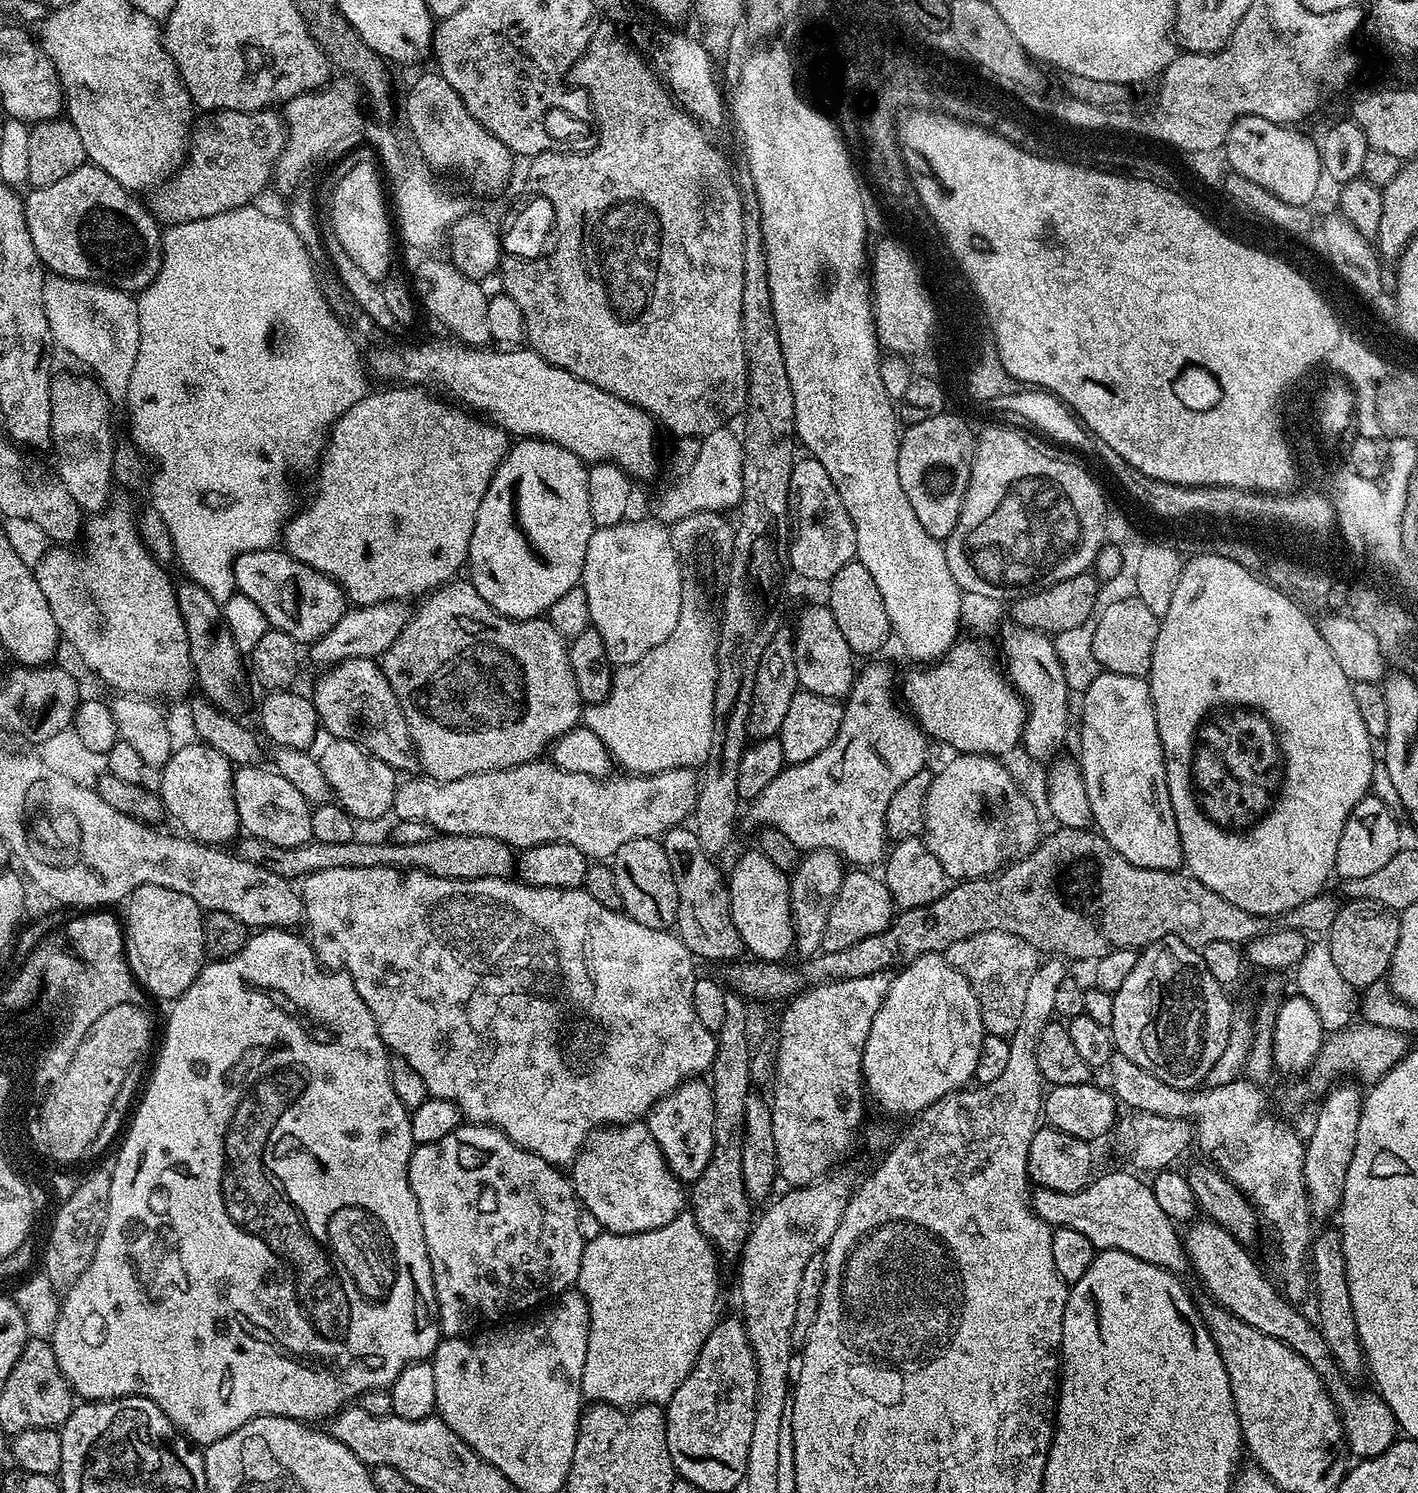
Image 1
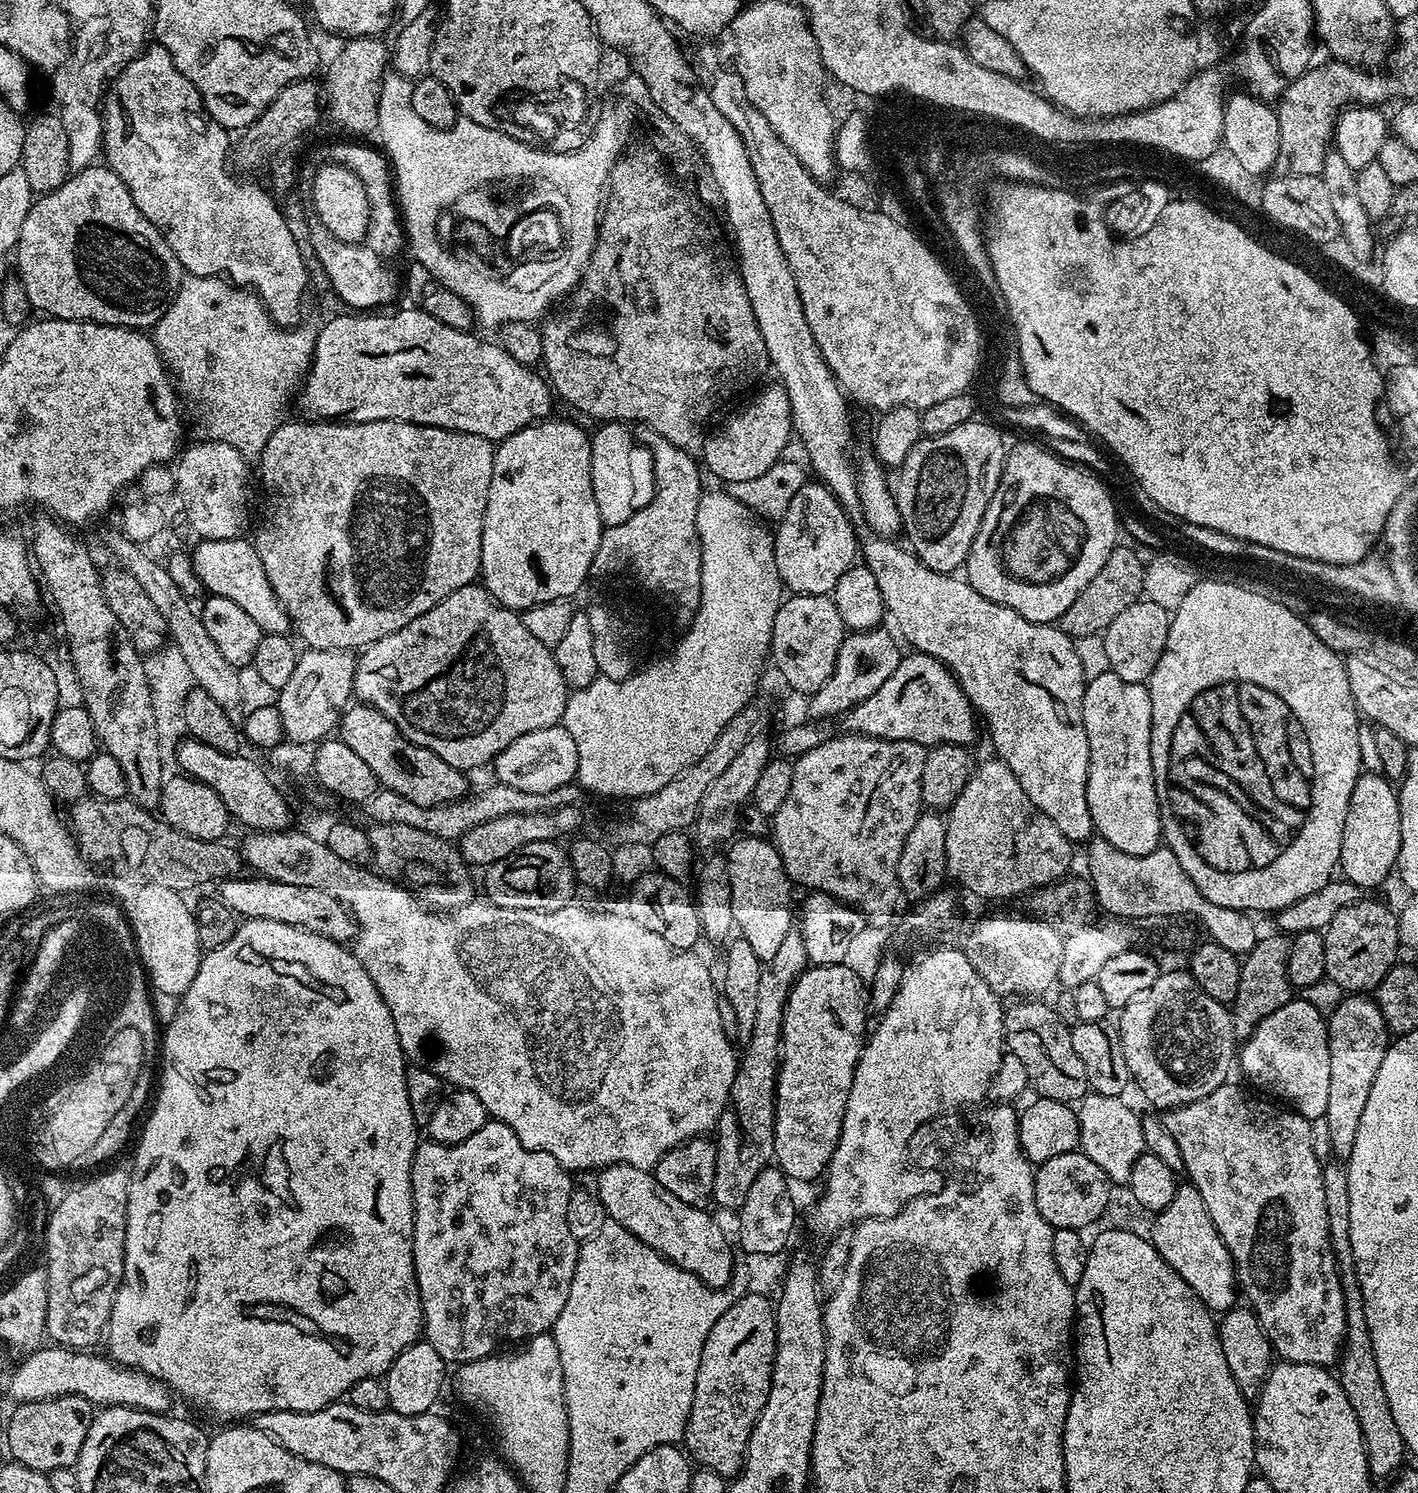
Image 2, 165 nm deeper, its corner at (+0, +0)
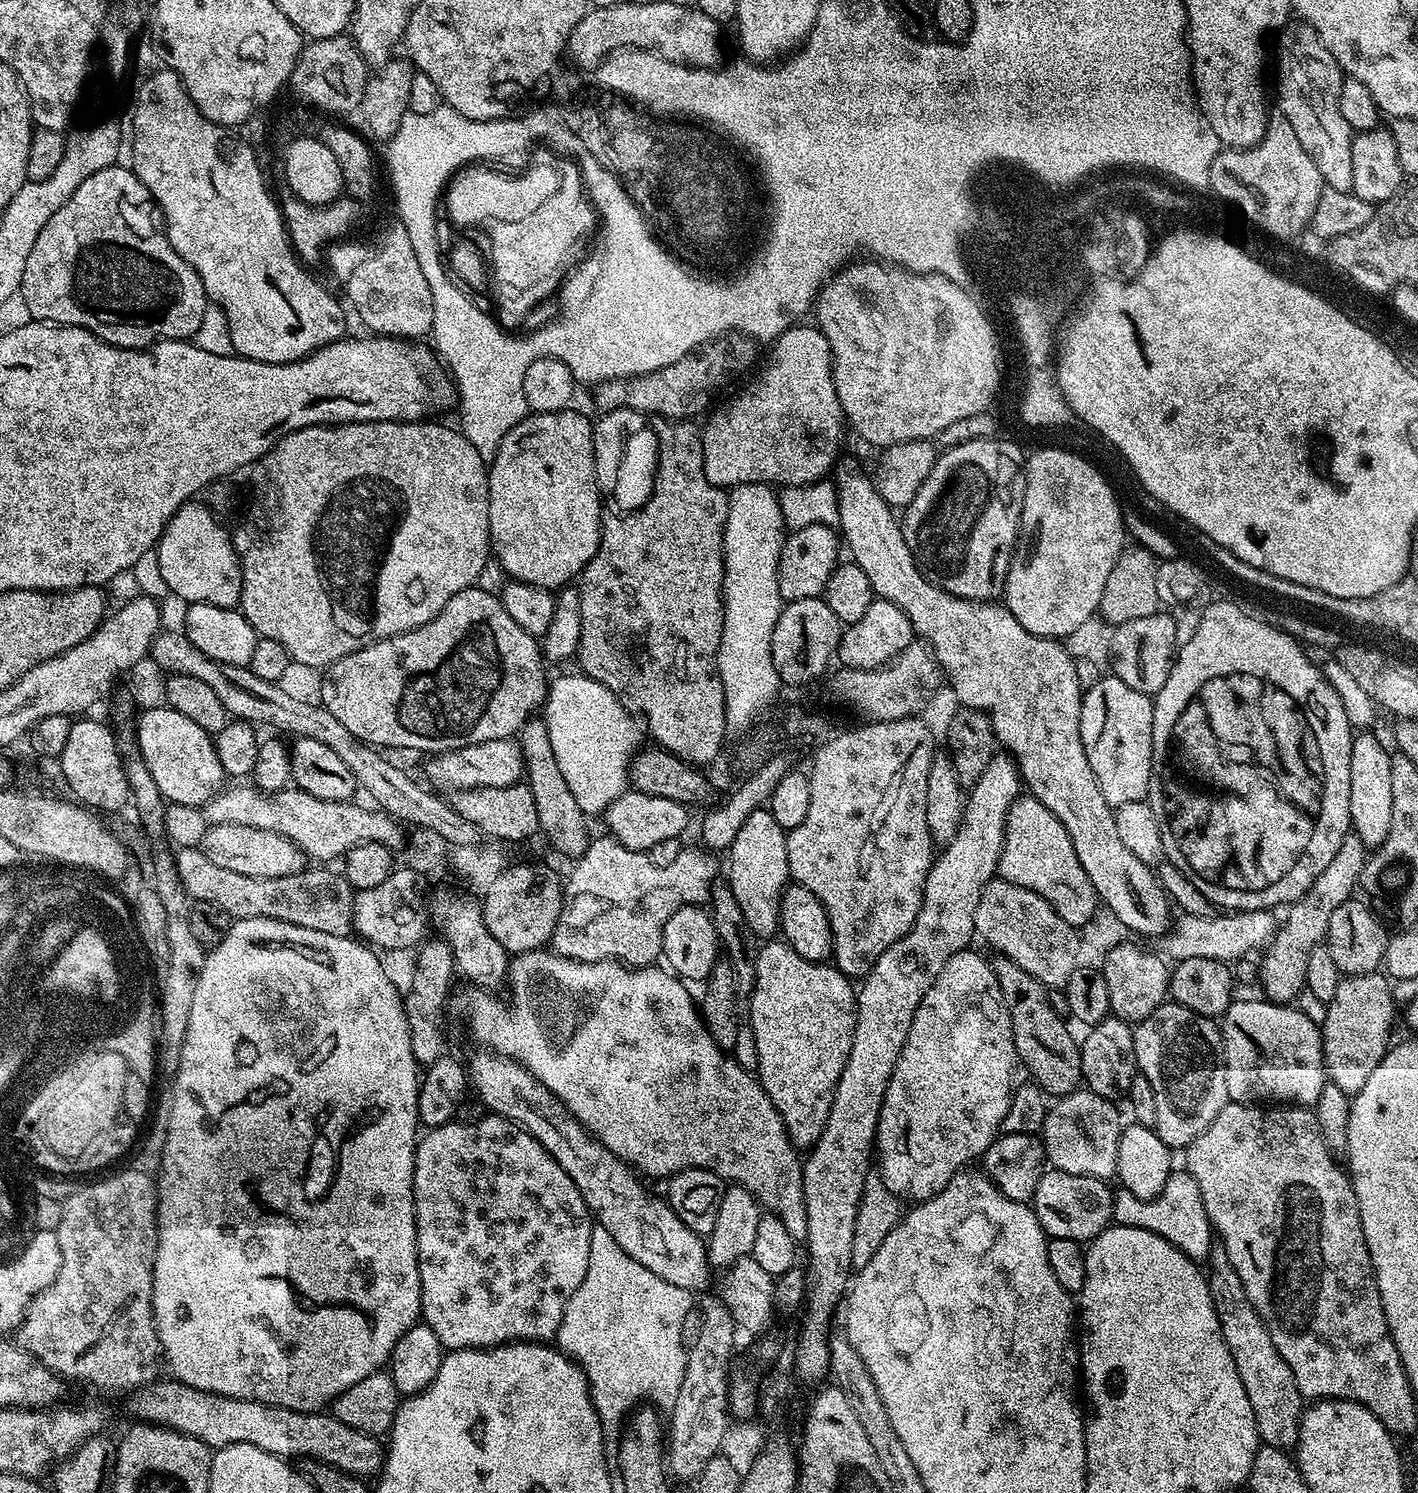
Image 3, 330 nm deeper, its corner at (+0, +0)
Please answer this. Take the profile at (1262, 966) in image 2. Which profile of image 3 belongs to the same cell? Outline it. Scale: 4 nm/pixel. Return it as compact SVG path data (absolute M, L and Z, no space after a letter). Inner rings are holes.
M1355 834L1342 838L1342 846L1334 853L1330 866L1314 878L1310 890L1302 894L1297 900L1287 905L1288 917L1282 920L1272 943L1263 949L1264 956L1258 960L1258 984L1264 987L1263 995L1268 998L1296 998L1306 988L1307 964L1315 947L1323 945L1328 935L1330 917L1342 902L1353 899L1357 891L1360 875L1364 869L1364 862L1370 855L1369 849L1364 847Z

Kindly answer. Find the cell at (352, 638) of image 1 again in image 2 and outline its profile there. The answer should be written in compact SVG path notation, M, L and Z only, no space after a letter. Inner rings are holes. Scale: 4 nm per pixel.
M305 649L299 653L292 677L279 689L276 705L285 737L294 743L317 743L339 725L343 710L354 694L355 655L347 649Z

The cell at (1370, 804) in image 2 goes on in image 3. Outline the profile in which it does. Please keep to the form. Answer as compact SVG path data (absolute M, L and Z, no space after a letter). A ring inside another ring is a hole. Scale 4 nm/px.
M1368 730L1352 737L1350 750L1350 825L1351 831L1371 850L1377 848L1390 830L1390 762L1391 751L1384 749L1384 744Z

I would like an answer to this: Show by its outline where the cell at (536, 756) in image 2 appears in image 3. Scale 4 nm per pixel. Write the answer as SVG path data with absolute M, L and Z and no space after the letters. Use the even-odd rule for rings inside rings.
M515 739L478 742L465 748L455 748L452 752L442 752L431 757L424 768L424 776L433 789L441 793L455 794L468 788L486 786L510 786L525 775L523 752ZM432 784L433 785L432 785ZM441 788L441 789L440 789Z

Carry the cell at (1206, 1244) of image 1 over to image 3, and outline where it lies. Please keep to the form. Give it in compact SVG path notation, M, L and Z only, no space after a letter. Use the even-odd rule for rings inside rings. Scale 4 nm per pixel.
M1173 1170L1162 1194L1158 1194L1153 1200L1134 1198L1134 1194L1117 1191L1112 1198L1112 1219L1116 1224L1150 1230L1166 1238L1166 1242L1197 1262L1207 1261L1214 1247L1214 1233L1206 1214L1206 1206L1202 1202L1202 1190L1198 1190L1198 1182L1194 1182L1187 1170Z

